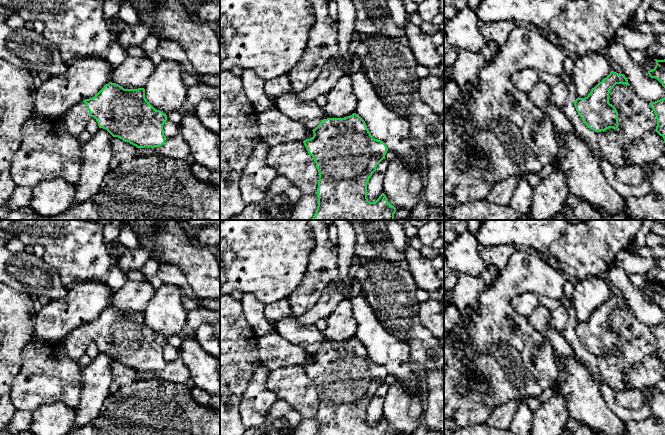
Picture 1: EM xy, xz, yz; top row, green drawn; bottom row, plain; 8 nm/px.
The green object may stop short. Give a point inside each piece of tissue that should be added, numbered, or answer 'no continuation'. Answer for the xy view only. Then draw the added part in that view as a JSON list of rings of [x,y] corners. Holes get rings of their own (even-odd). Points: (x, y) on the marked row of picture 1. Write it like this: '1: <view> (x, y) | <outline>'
1: xy (77, 117) | [[[83,101],[70,108],[65,113],[65,116],[68,130],[77,137],[81,131],[86,128],[87,122],[91,117],[87,106]]]

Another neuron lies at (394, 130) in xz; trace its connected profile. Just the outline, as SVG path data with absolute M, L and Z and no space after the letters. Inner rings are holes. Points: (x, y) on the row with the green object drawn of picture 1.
M361 69L355 72L351 79L358 101L355 113L365 121L373 138L383 141L395 157L423 173L425 171L423 151L410 135L408 119L386 107L367 74Z

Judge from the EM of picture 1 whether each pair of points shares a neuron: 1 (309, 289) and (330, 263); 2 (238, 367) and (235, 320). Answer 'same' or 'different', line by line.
1: same
2: same

